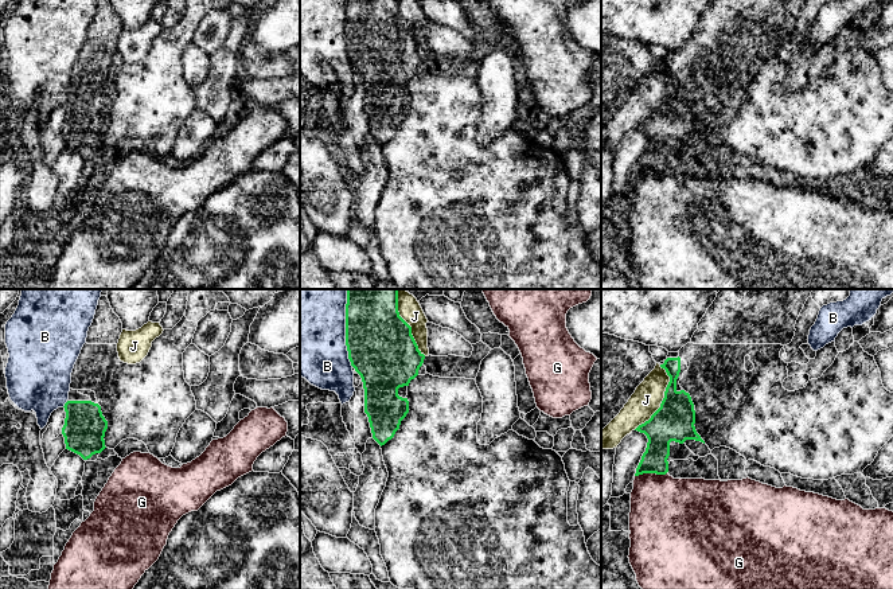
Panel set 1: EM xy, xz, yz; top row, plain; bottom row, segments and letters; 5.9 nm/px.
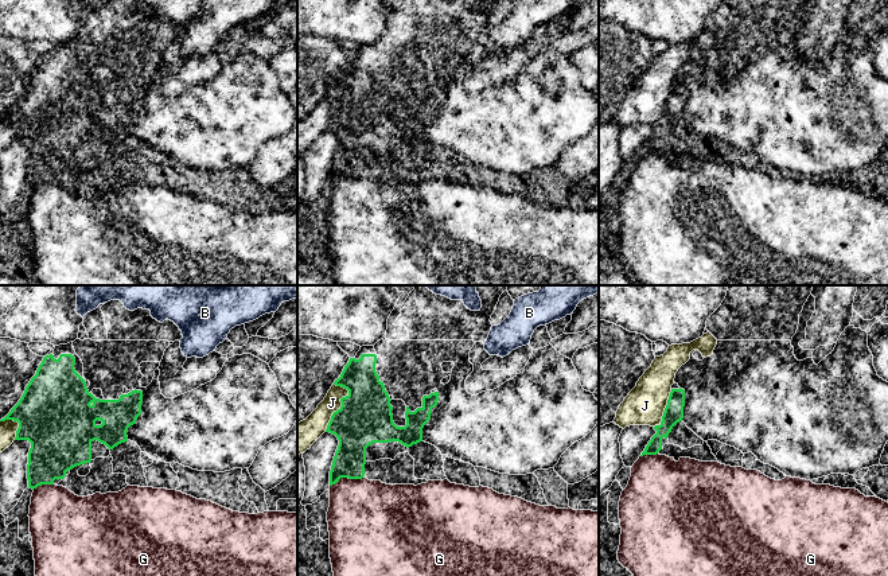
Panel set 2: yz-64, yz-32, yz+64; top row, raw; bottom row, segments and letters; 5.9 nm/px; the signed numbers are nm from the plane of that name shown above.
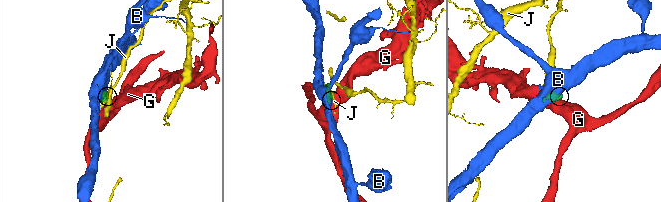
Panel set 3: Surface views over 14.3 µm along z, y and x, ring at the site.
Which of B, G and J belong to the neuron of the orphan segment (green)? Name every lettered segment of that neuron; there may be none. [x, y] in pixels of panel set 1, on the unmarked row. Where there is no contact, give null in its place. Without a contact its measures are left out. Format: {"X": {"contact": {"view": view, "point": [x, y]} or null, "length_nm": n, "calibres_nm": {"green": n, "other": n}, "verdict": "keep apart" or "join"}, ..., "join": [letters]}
{"B": {"contact": {"view": "xz", "point": [346, 32]}, "length_nm": 400, "calibres_nm": {"green": 400, "other": 440}, "verdict": "keep apart"}, "G": {"contact": {"view": "yz", "point": [650, 171]}, "length_nm": 190, "calibres_nm": {"green": 170, "other": 420}, "verdict": "keep apart"}, "J": {"contact": {"view": "yz", "point": [663, 98]}, "length_nm": 420, "calibres_nm": {"green": 240, "other": 170}, "verdict": "keep apart"}, "join": []}

